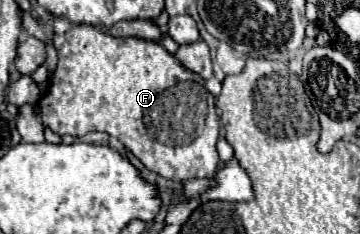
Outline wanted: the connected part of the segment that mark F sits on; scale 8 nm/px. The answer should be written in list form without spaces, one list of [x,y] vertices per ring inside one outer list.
[[[77,26],[77,28],[71,28],[69,32],[65,34],[55,34],[53,36],[53,44],[55,44],[55,50],[57,50],[57,56],[59,56],[59,64],[57,64],[57,70],[53,74],[53,84],[49,84],[49,90],[45,96],[41,96],[39,100],[39,112],[43,116],[43,124],[49,126],[55,134],[63,136],[63,134],[69,134],[69,136],[83,136],[87,132],[107,132],[109,136],[117,138],[133,156],[137,156],[149,170],[161,174],[163,178],[169,178],[173,182],[185,182],[185,180],[193,180],[193,178],[211,178],[217,170],[217,164],[219,164],[219,154],[217,154],[217,138],[219,138],[219,124],[215,124],[215,130],[213,130],[213,136],[207,136],[211,134],[207,128],[205,128],[205,122],[207,122],[207,110],[209,110],[209,92],[205,88],[205,80],[187,70],[173,54],[169,54],[161,42],[153,42],[153,40],[143,40],[143,38],[113,38],[109,34],[105,34],[103,30],[95,28],[95,26]]]

